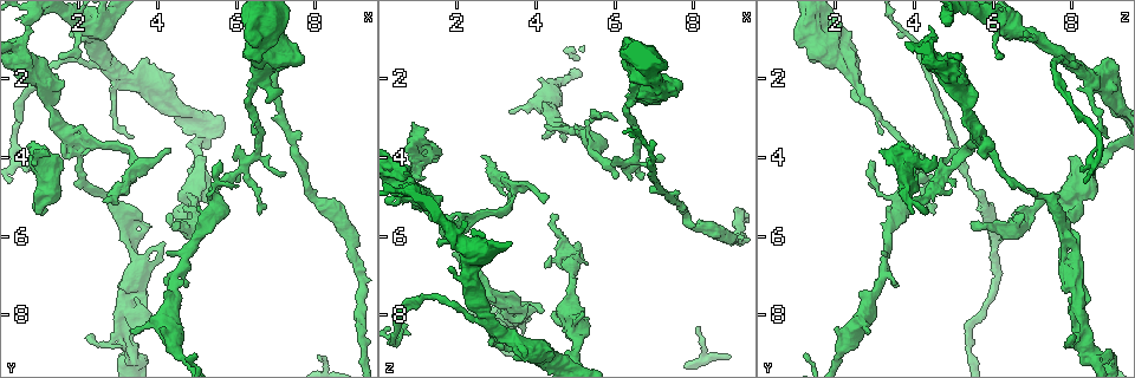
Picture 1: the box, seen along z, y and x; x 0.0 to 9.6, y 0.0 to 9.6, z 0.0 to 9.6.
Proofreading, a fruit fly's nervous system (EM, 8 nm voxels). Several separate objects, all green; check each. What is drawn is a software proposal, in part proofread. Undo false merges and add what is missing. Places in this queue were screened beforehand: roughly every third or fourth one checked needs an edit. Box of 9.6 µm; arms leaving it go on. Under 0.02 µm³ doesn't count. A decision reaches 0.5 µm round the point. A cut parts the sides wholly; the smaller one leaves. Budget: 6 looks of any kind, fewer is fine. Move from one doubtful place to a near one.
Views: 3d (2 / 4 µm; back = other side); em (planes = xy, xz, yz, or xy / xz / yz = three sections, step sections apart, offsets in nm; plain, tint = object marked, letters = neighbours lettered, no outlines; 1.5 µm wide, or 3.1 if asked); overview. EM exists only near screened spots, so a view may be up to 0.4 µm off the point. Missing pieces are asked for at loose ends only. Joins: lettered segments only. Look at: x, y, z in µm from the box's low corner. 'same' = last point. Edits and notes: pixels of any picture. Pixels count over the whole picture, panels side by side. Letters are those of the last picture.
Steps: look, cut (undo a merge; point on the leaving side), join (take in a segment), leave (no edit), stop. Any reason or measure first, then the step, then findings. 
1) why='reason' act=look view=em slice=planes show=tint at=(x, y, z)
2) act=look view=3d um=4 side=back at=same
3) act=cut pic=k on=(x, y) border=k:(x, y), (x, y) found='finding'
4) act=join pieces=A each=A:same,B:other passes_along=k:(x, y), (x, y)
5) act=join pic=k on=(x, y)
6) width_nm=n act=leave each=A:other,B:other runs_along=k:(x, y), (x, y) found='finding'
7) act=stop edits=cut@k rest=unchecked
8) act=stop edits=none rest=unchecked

why='closes a loop' act=look view=3d um=4 at=(6.65, 1.90, 2.50)

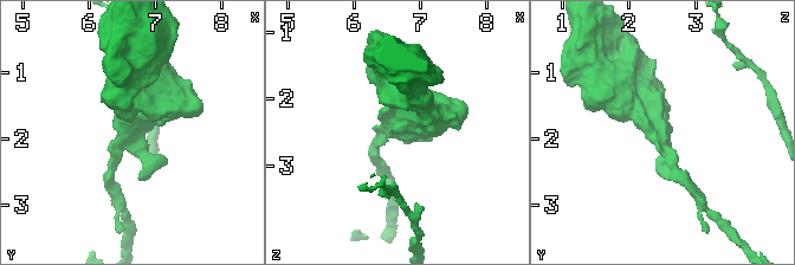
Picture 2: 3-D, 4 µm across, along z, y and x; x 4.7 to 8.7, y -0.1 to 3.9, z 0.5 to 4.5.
why='need the tissue' act=look view=em slice=planes show=tint at=(6.60, 1.95, 2.45)

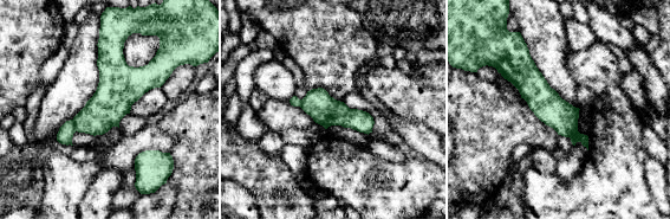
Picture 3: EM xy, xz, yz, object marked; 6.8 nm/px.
why='see the neighbours' act=look view=em slice=planes show=letters at=same

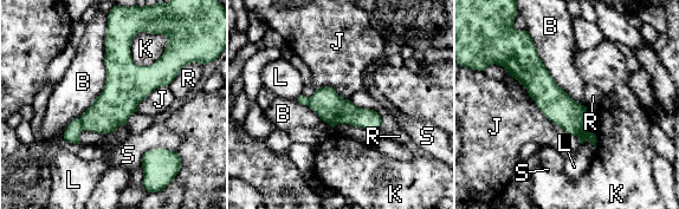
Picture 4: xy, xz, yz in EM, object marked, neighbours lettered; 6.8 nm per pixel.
act=cut pic=4 on=(72, 132) each=B:other,J:other,K:other,L:other,R:other,S:other border=4:(79, 118), (83, 129) found='two neurons meet here'

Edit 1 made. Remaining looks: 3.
why='redraw' act=look view=overview

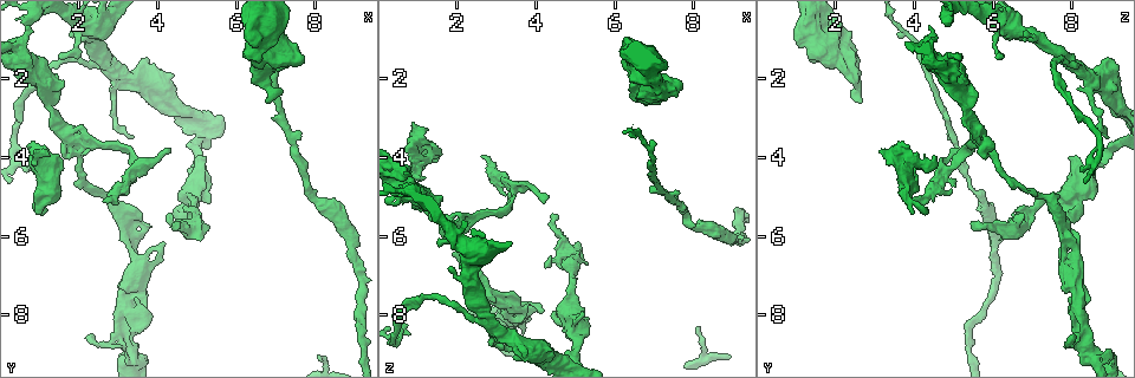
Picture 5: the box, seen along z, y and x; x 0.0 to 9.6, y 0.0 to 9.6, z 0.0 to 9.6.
why='sudden change in width' act=look view=3d um=4 at=(8.20, 5.15, 5.75)

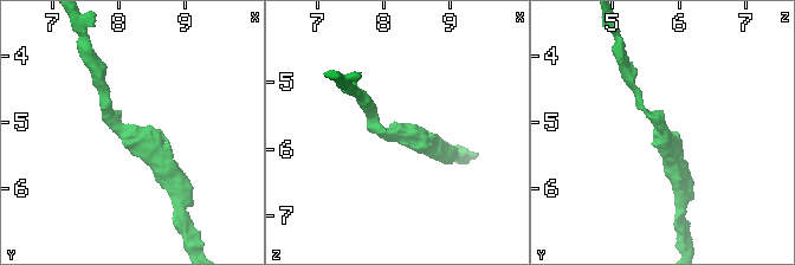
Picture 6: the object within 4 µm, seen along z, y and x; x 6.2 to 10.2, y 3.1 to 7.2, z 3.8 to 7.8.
act=look view=em slice=planes show=letters at=(8.10, 5.20, 5.80)

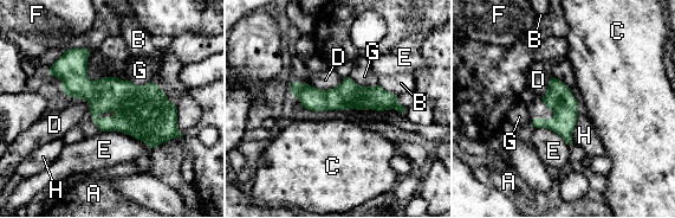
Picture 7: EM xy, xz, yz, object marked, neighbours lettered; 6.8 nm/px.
longest_contact=E:360nm act=leave each=A:other,B:other,C:other,D:other,E:other,F:other,G:other,H:other runs_along=7:(293, 89), (396, 106) found='one neuron here'

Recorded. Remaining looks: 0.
act=stop edits=cut@4 rest=unchecked

